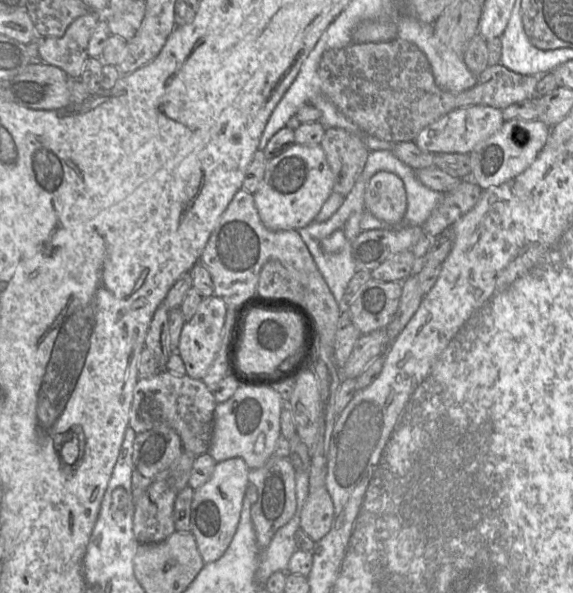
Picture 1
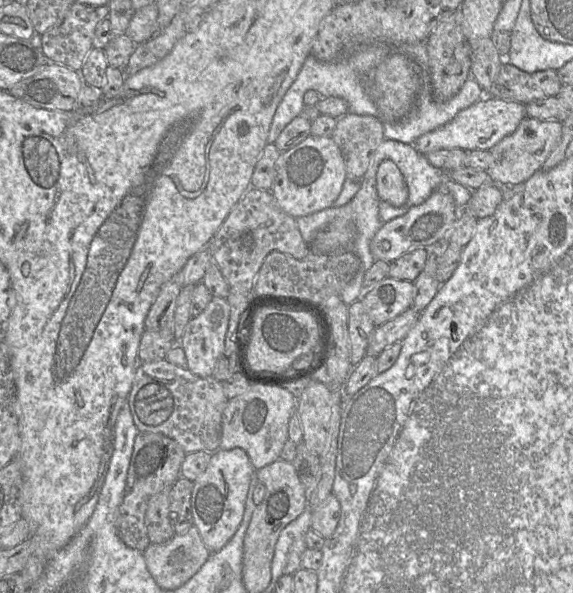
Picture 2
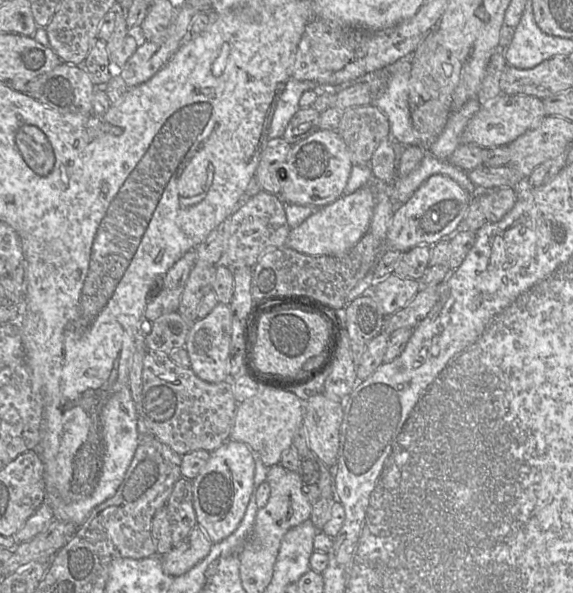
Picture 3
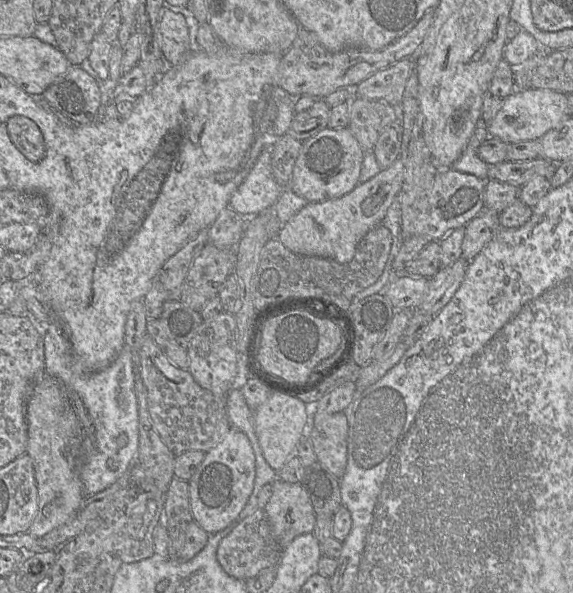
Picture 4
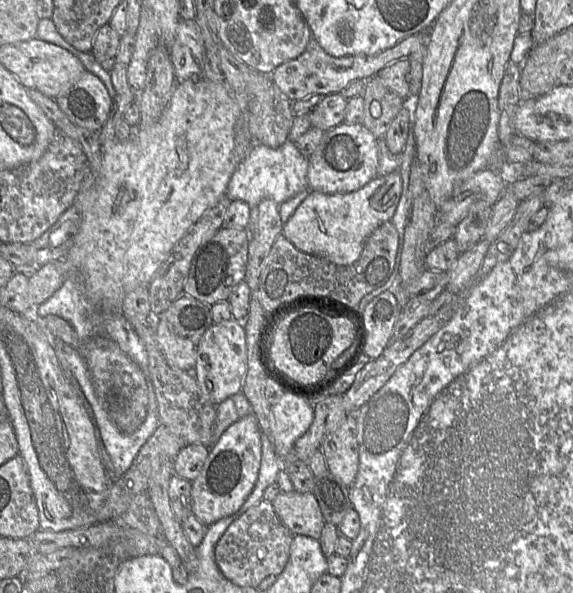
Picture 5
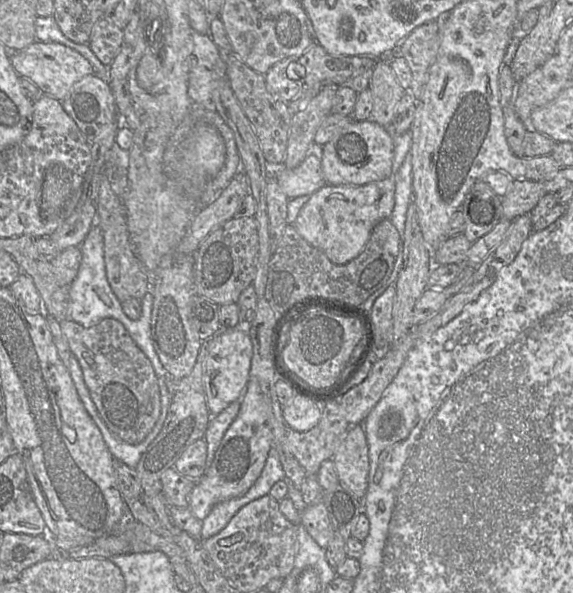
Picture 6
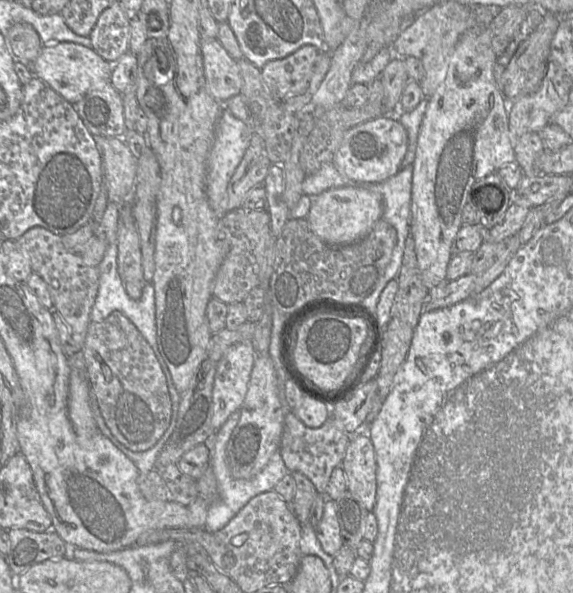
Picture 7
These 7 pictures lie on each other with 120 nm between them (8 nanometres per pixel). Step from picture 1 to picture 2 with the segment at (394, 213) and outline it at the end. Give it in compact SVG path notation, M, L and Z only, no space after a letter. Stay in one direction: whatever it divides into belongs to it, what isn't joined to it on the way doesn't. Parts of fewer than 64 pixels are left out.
M392 160L380 163L376 174L376 187L380 200L394 207L404 205L408 199L405 179Z

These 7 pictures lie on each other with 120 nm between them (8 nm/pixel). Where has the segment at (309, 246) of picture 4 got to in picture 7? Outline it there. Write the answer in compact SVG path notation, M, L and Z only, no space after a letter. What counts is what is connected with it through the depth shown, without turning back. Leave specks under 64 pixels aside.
M360 187L331 188L309 197L311 197L311 207L305 219L313 233L330 246L348 245L362 240L382 218L384 211L382 196Z

